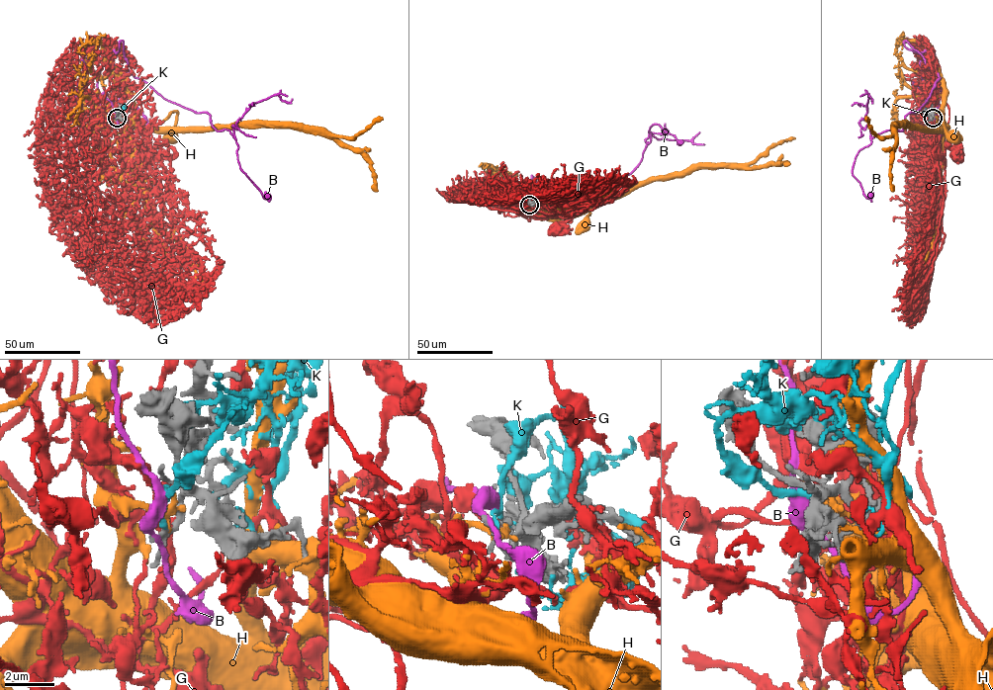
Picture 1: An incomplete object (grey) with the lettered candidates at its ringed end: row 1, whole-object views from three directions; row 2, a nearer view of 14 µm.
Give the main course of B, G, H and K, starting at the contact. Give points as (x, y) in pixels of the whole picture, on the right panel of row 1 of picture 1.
B: (931, 119), (935, 61), (940, 77), (902, 130), (884, 130), (858, 152), (852, 174), (870, 196)
G: (933, 117), (930, 129), (937, 133), (943, 149), (945, 147), (945, 160), (946, 145), (957, 151)
H: (931, 118), (939, 125), (946, 124), (945, 127)
K: (931, 118), (924, 112), (934, 111), (934, 104)

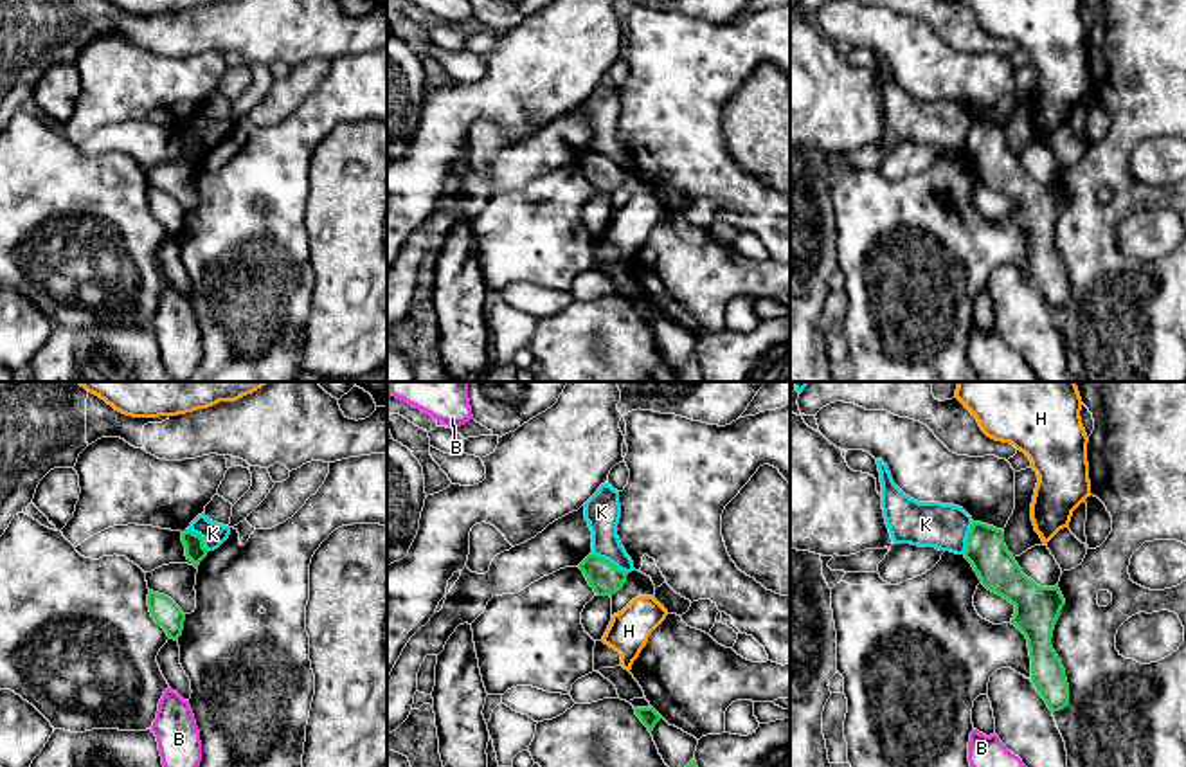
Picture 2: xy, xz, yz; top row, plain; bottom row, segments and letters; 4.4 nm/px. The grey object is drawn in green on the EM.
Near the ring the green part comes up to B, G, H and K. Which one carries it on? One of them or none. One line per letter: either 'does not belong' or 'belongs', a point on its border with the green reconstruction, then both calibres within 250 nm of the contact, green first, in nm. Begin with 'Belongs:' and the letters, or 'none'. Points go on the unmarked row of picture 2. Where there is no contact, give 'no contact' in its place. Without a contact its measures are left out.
Belongs: G
B: does not belong; no contact
G: belongs; no contact
H: does not belong; no contact
K: does not belong; contact xz (609, 159); calibres 150 and 160 nm

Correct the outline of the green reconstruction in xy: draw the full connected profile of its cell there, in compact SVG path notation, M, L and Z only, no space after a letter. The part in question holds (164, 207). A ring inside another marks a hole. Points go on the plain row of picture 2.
M149 187L148 203L151 214L160 221L169 236L178 236L184 227L185 211L182 205L167 193Z

